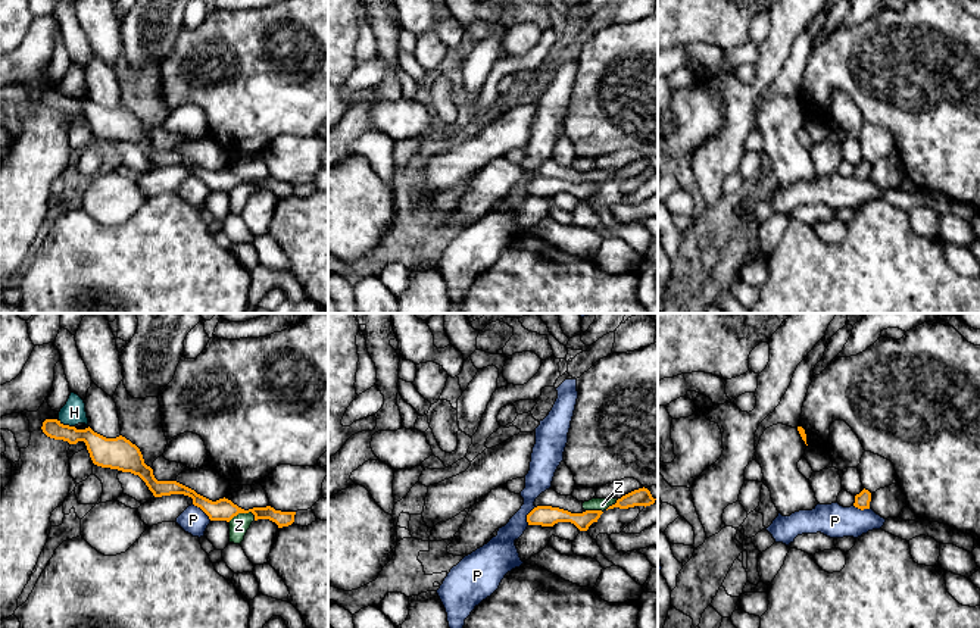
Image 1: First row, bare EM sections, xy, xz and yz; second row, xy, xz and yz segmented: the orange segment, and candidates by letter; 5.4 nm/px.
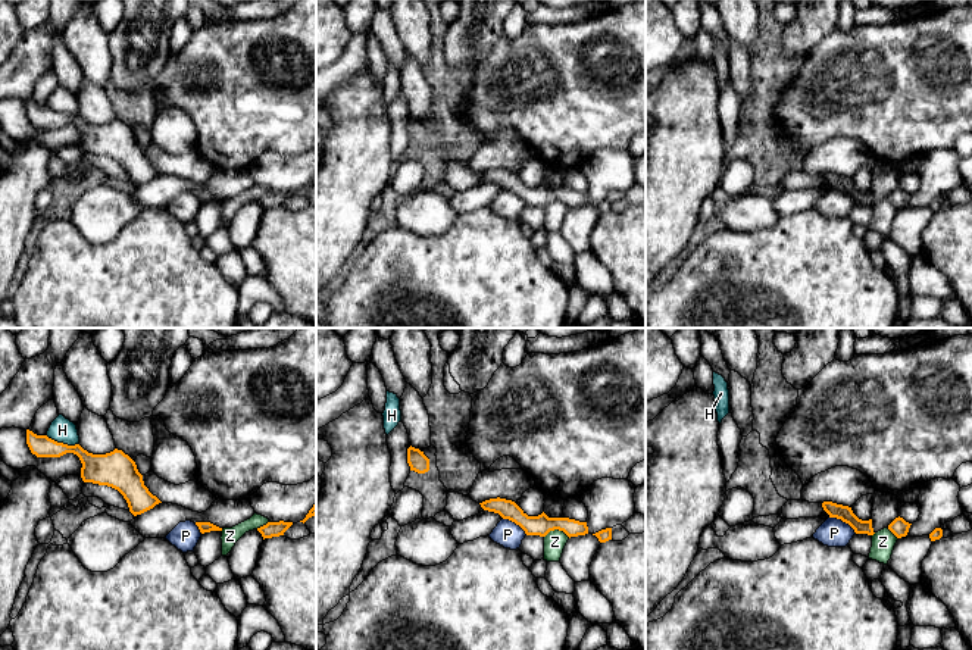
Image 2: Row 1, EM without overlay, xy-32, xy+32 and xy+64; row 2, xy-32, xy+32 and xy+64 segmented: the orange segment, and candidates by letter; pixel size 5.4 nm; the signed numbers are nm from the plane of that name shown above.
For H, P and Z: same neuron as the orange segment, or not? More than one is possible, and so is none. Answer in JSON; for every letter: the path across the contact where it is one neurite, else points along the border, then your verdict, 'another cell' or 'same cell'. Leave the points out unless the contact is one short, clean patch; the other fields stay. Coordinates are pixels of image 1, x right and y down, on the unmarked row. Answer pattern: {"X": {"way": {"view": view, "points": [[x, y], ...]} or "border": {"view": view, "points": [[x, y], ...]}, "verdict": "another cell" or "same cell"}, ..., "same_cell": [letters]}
{"H": {"border": {"view": "xy", "points": [[59, 90], [74, 97]]}, "verdict": "another cell"}, "P": {"border": {"view": "xy", "points": [[193, 174], [211, 190]]}, "verdict": "another cell"}, "Z": {"way": {"view": "xy", "points": [[222, 180], [242, 183], [239, 196]]}, "verdict": "same cell"}, "same_cell": ["Z"]}

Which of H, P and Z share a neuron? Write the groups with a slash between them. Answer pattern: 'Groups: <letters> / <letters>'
Groups: H / P / Z

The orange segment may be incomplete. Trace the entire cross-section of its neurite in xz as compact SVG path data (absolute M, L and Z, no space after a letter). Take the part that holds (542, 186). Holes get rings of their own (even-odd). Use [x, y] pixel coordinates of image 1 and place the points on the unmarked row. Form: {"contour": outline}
{"contour": "M647 159L634 160L621 169L592 169L583 174L583 184L571 184L568 181L552 178L552 176L537 176L527 185L528 196L553 197L558 193L571 193L580 201L587 201L593 193L597 193L600 185L614 178L628 179L634 176L650 176L656 169L652 168Z"}

